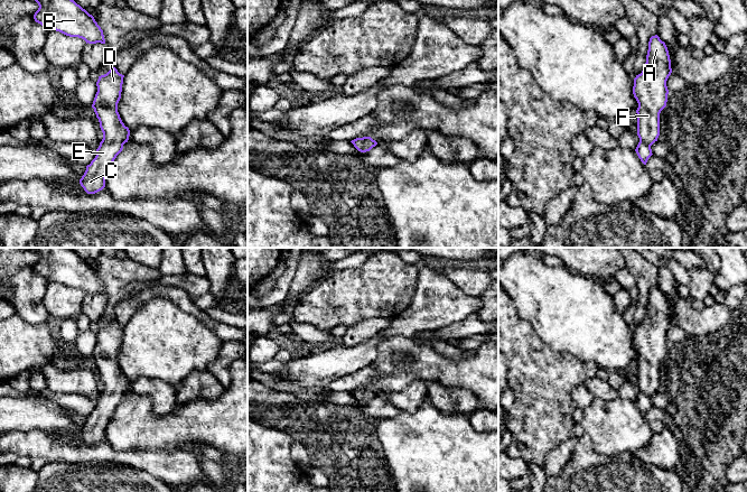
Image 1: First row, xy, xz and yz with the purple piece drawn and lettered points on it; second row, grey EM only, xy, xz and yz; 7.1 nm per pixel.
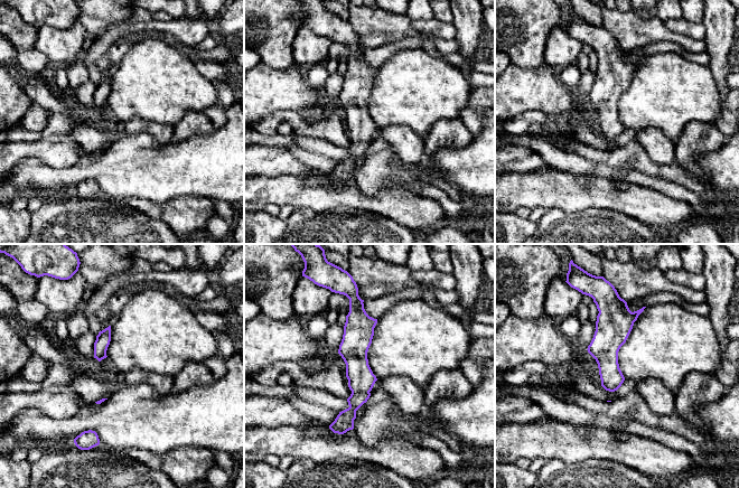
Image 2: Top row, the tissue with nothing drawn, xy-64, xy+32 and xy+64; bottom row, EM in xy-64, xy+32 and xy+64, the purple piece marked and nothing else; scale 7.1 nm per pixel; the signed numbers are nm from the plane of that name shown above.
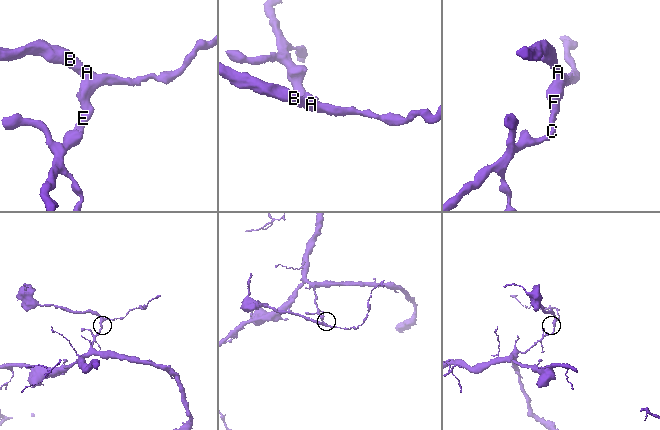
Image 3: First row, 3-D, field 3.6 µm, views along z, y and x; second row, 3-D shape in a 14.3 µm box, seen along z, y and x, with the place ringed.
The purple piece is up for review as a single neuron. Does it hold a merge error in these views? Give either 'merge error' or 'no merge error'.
no merge error

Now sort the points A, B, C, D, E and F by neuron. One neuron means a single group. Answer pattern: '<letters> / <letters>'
A B C D E F

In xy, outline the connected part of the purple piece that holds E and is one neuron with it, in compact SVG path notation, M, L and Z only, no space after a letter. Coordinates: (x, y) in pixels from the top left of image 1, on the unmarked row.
M113 318L106 325L99 327L96 333L97 343L92 359L99 370L103 390L96 400L95 409L86 417L80 430L81 437L87 445L95 445L105 438L106 425L129 391L130 381L118 363L123 328L124 326Z

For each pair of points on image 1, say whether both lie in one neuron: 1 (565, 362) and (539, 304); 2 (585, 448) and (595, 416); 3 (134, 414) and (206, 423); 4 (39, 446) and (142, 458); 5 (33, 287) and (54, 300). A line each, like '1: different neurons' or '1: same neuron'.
1: different neurons
2: different neurons
3: same neuron
4: same neuron
5: different neurons

